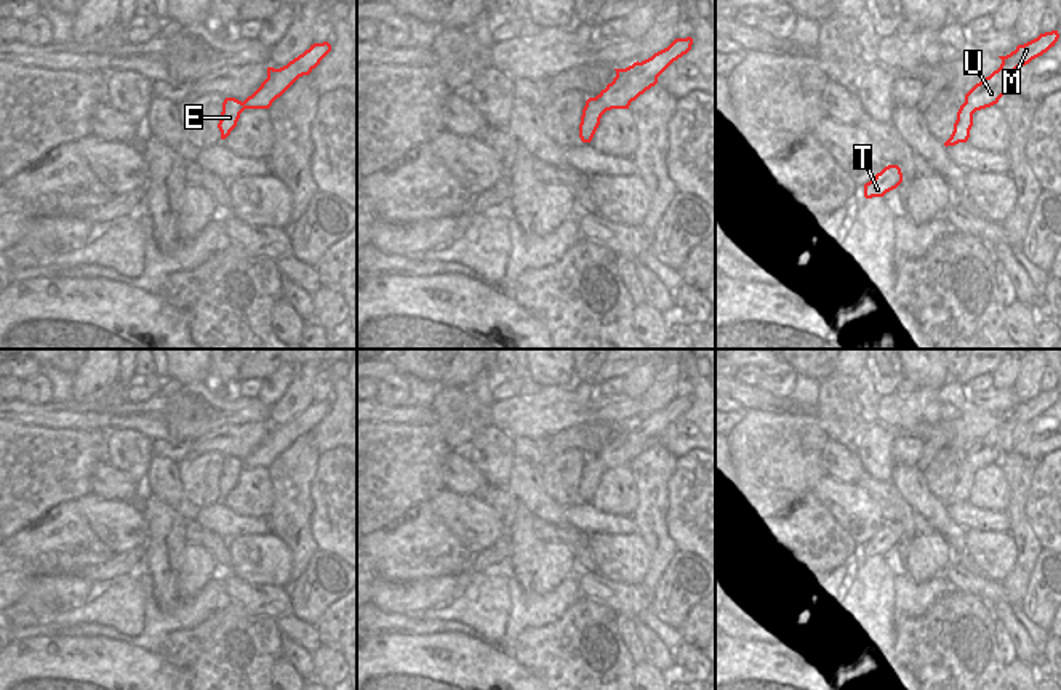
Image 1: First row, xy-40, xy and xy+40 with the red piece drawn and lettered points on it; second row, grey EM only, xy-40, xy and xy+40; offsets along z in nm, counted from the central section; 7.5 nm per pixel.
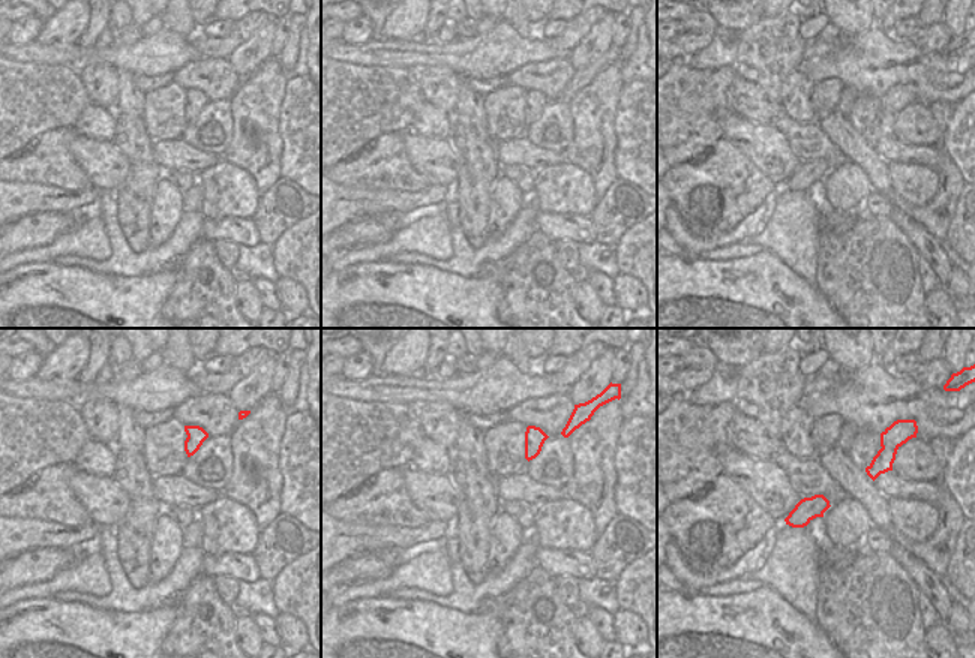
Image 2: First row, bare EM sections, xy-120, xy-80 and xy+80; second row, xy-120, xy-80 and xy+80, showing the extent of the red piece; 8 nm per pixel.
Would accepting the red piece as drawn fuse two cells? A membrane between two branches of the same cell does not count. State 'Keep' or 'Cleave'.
Cleave.

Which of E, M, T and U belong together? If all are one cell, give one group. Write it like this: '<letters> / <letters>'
E / M T U

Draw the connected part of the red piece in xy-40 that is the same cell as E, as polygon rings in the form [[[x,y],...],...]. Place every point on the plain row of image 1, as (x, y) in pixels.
[[[226,456],[224,458],[221,479],[218,482],[218,487],[221,490],[221,498],[226,498],[230,493],[230,490],[237,485],[240,472],[245,467],[246,466],[243,464],[243,461],[235,458],[235,456]]]

